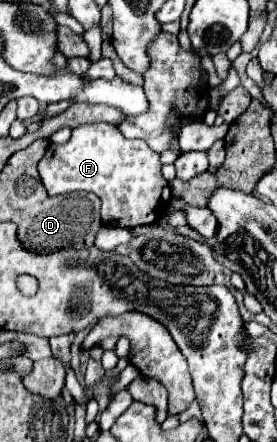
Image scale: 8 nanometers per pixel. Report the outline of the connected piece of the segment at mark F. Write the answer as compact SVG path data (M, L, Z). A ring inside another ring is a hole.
M107 122L75 126L67 144L49 144L39 162L39 174L51 196L73 190L95 192L103 202L101 218L109 226L137 228L155 224L163 216L163 206L167 212L167 204L171 202L171 188L167 180L163 184L159 154L143 140L125 138L119 128Z

